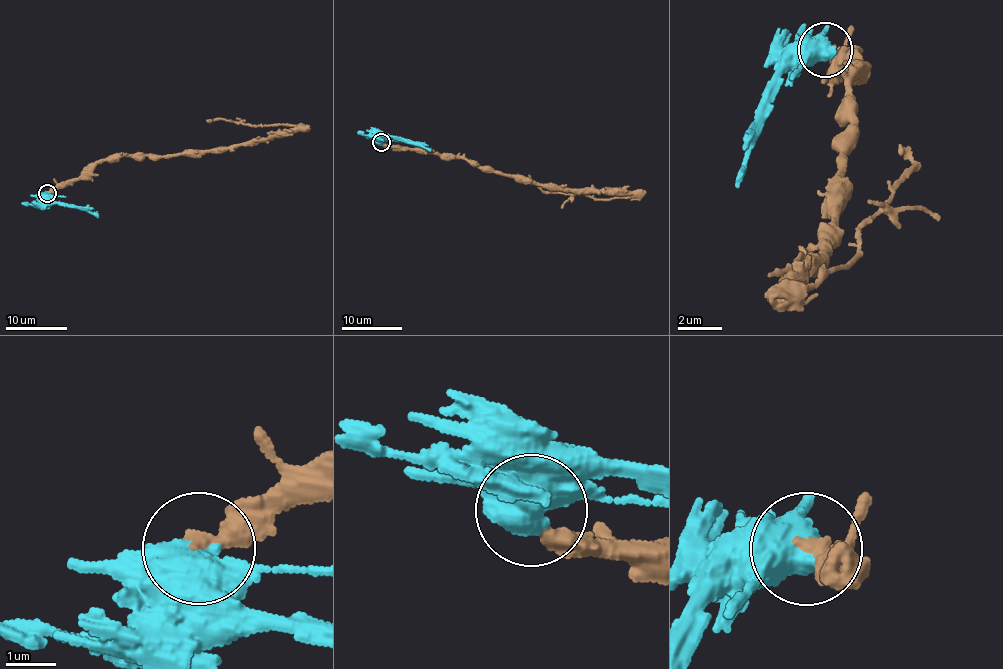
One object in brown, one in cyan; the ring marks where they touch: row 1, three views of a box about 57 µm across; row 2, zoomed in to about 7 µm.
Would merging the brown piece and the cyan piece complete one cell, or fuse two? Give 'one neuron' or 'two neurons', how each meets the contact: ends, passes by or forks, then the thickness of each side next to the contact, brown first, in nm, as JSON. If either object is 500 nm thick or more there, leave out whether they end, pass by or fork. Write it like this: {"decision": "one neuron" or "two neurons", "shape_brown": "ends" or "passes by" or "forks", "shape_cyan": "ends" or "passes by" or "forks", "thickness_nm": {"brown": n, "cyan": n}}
{"decision": "two neurons", "thickness_nm": {"brown": 360, "cyan": 800}}

